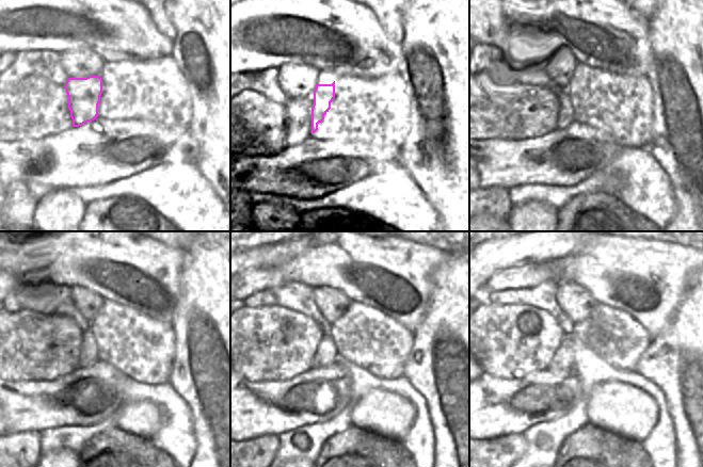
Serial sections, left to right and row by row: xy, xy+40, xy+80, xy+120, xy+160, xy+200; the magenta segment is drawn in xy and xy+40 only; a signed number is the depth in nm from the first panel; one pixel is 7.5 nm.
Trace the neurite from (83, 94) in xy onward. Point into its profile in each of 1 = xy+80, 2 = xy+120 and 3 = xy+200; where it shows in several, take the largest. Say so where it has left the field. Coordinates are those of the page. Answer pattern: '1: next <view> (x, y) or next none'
1: next xy+80 (565, 116)
2: next xy+120 (88, 354)
3: next xy+200 (563, 358)

